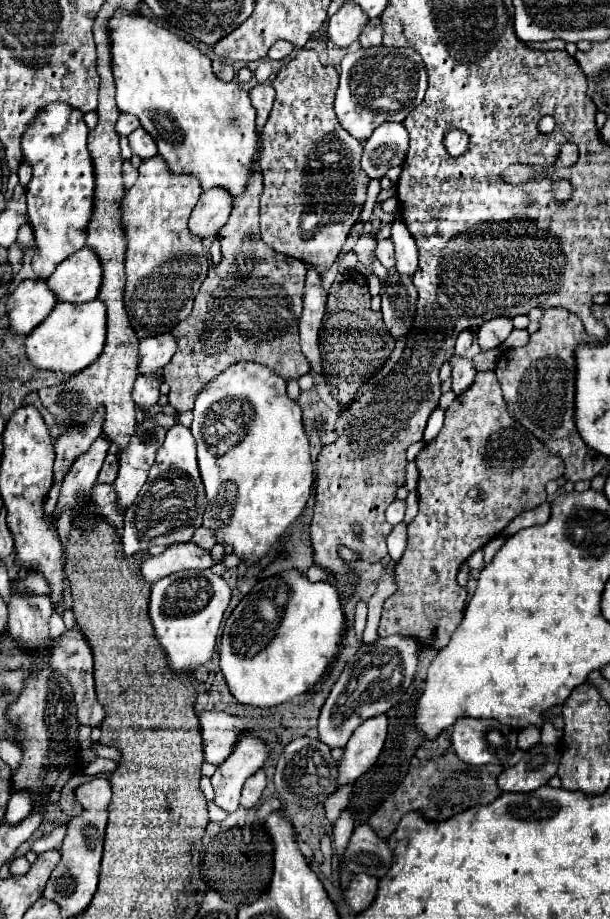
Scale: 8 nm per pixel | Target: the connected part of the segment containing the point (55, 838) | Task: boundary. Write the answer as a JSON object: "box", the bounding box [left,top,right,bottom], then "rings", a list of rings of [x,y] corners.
{"box":[31,824,67,854],"rings":[[[65,824],[55,826],[49,834],[43,834],[43,836],[31,846],[31,850],[37,852],[37,854],[47,852],[47,850],[59,850],[59,848],[61,848],[61,842],[63,842],[63,838],[65,838],[65,832],[67,832]]]}

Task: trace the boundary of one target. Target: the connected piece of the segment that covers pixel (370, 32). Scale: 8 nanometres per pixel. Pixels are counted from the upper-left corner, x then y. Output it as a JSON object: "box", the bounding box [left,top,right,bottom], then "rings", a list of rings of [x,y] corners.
{"box":[359,18,381,48],"rings":[[[371,18],[363,30],[363,34],[359,36],[359,44],[361,48],[373,48],[381,44],[381,22],[379,18]]]}

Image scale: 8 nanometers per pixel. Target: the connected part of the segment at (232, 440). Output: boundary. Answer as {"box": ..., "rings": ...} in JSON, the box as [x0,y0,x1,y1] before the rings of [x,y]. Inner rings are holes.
{"box":[191,362,313,566],"rings":[[[237,362],[209,382],[197,396],[191,434],[197,444],[197,460],[207,494],[203,526],[215,530],[217,544],[233,546],[233,554],[247,566],[253,566],[279,544],[287,528],[301,516],[311,494],[313,462],[309,458],[309,440],[303,430],[301,408],[297,402],[289,400],[285,382],[277,374],[271,374],[267,366]]]}

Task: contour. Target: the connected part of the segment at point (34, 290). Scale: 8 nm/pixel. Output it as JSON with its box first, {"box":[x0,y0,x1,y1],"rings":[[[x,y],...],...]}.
{"box":[7,280,57,334],"rings":[[[23,280],[7,298],[7,330],[11,334],[29,334],[49,316],[55,304],[57,298],[43,280]]]}

